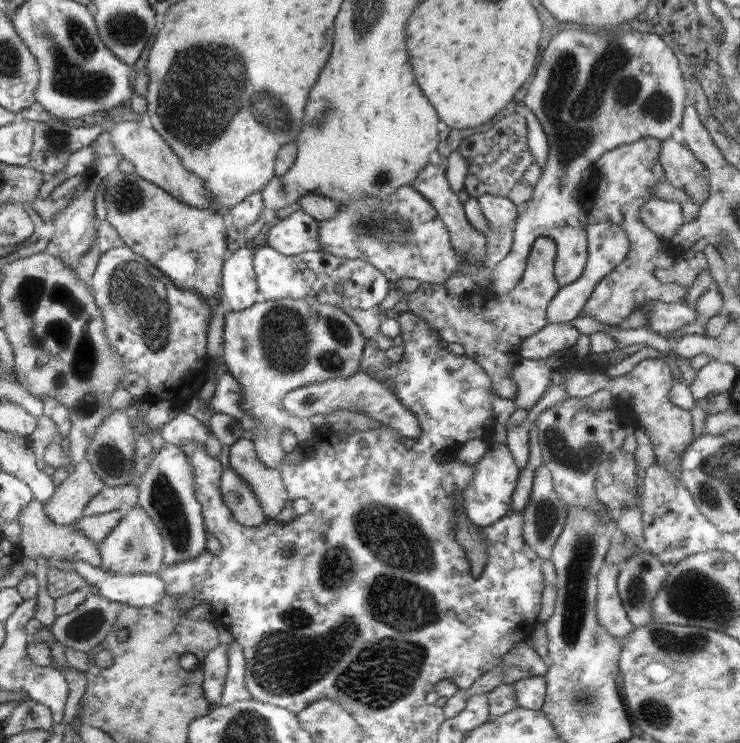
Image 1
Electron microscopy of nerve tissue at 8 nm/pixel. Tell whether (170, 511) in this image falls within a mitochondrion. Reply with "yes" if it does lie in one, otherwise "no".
yes

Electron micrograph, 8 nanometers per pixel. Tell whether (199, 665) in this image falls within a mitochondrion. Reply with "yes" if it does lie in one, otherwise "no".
no

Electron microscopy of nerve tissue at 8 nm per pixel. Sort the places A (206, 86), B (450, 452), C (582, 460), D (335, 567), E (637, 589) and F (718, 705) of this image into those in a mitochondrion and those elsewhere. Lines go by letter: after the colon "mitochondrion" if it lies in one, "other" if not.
A: mitochondrion
B: other
C: mitochondrion
D: mitochondrion
E: mitochondrion
F: other

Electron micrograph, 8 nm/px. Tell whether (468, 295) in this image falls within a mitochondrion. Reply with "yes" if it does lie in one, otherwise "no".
no

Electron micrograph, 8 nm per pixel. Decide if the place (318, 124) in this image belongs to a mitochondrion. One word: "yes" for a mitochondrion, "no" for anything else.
yes

